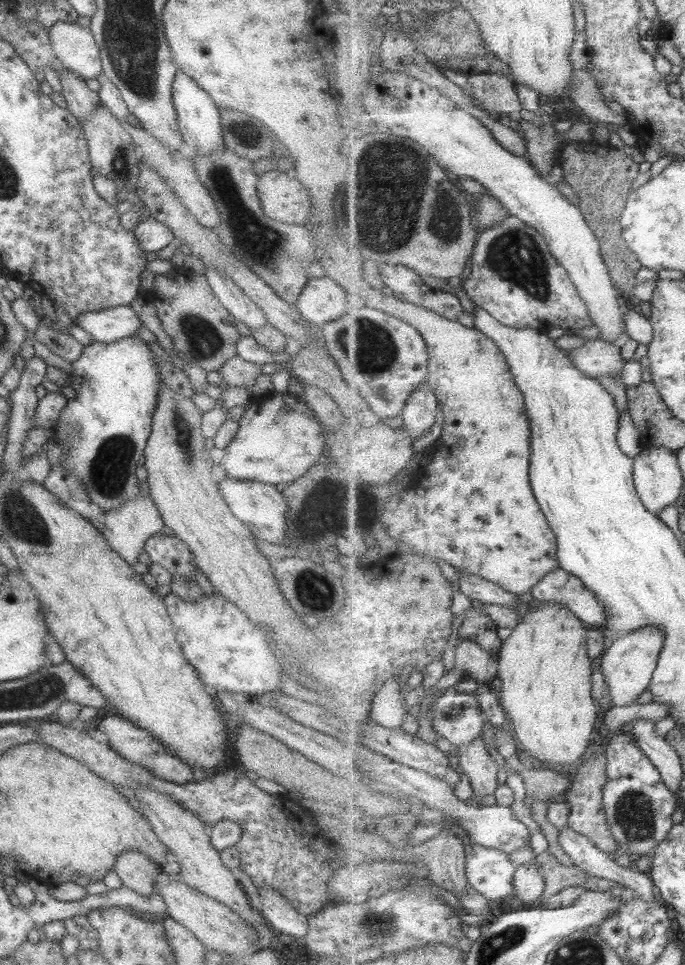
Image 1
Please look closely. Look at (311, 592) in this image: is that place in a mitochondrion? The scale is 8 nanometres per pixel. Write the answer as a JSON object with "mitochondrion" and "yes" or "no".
{"mitochondrion":"yes"}

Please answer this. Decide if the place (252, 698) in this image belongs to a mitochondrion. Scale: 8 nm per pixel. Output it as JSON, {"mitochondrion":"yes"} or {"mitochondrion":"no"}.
{"mitochondrion":"no"}

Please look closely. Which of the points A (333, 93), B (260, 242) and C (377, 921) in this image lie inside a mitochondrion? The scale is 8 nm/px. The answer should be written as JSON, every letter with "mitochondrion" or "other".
{"A":"other","B":"mitochondrion","C":"mitochondrion"}

